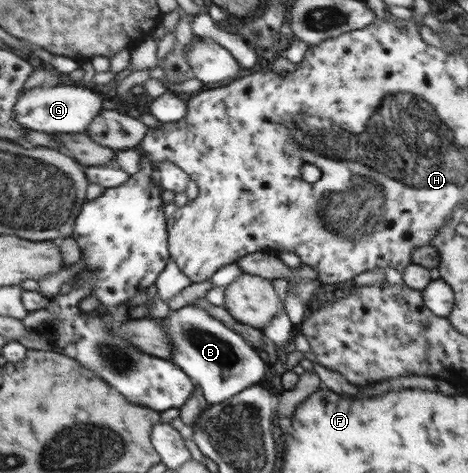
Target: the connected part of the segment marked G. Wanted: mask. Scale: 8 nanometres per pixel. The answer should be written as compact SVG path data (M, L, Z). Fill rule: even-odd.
M62 84L55 87L38 87L22 94L17 105L17 121L38 132L86 133L95 118L104 111L104 96L93 87Z

